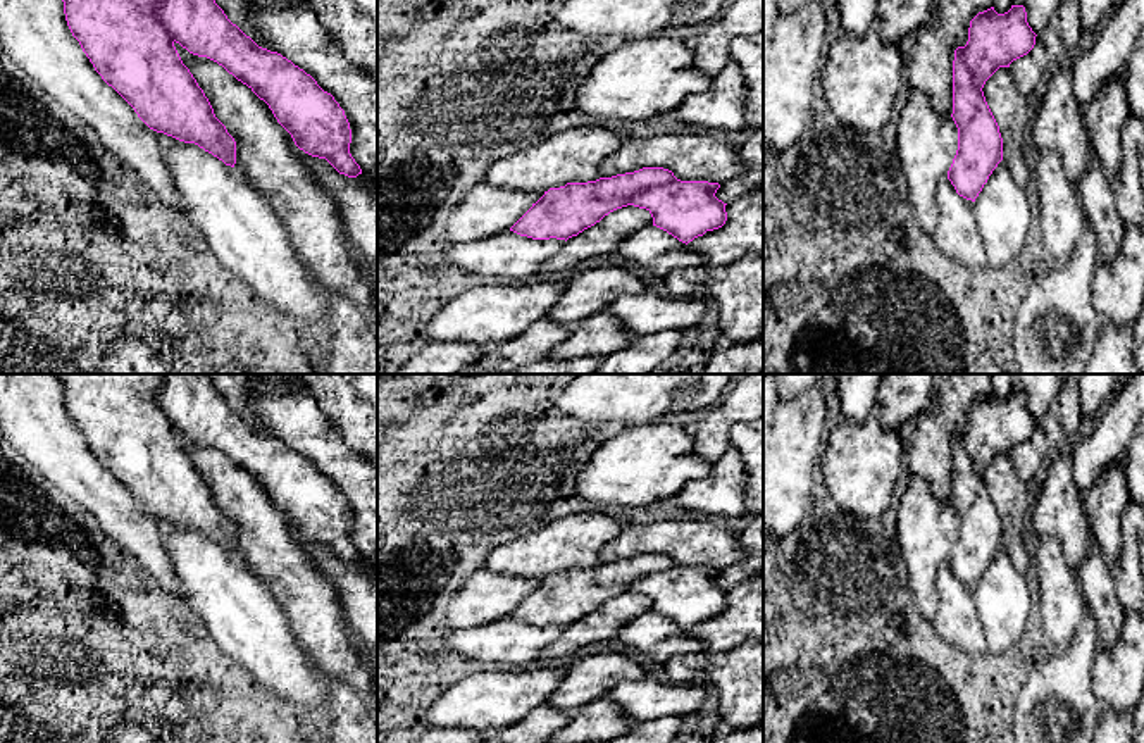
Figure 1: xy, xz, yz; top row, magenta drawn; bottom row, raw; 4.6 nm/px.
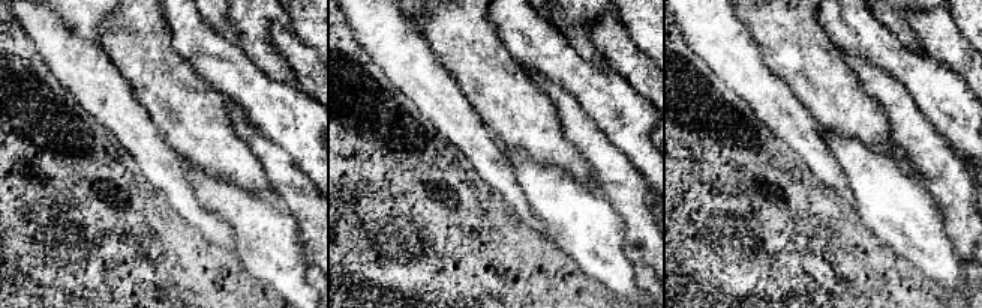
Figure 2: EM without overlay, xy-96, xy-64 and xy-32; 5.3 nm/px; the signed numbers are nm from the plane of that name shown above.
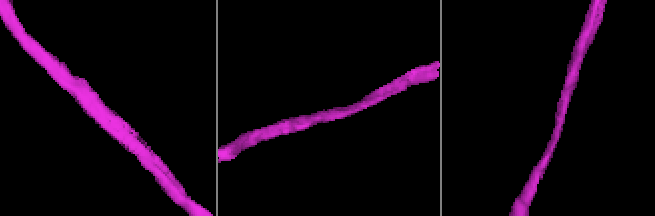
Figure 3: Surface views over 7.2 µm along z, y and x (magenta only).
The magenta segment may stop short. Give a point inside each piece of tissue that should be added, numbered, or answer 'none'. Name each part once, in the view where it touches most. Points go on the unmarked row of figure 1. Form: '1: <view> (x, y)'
none

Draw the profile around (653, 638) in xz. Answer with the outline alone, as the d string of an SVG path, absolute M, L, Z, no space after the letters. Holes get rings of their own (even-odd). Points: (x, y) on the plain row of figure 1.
M653 610L624 624L615 643L643 662L658 667L672 657L706 650L701 640L689 636L686 629Z

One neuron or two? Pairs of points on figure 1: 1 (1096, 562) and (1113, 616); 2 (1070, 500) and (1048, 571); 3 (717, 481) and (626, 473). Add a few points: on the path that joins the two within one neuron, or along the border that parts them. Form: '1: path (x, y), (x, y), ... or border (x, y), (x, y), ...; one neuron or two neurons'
1: path (1096, 576), (1103, 602); one neuron
2: border (1038, 538), (1055, 538), (1063, 559), (1075, 571); two neurons
3: path (695, 478), (677, 473), (648, 473); one neuron

